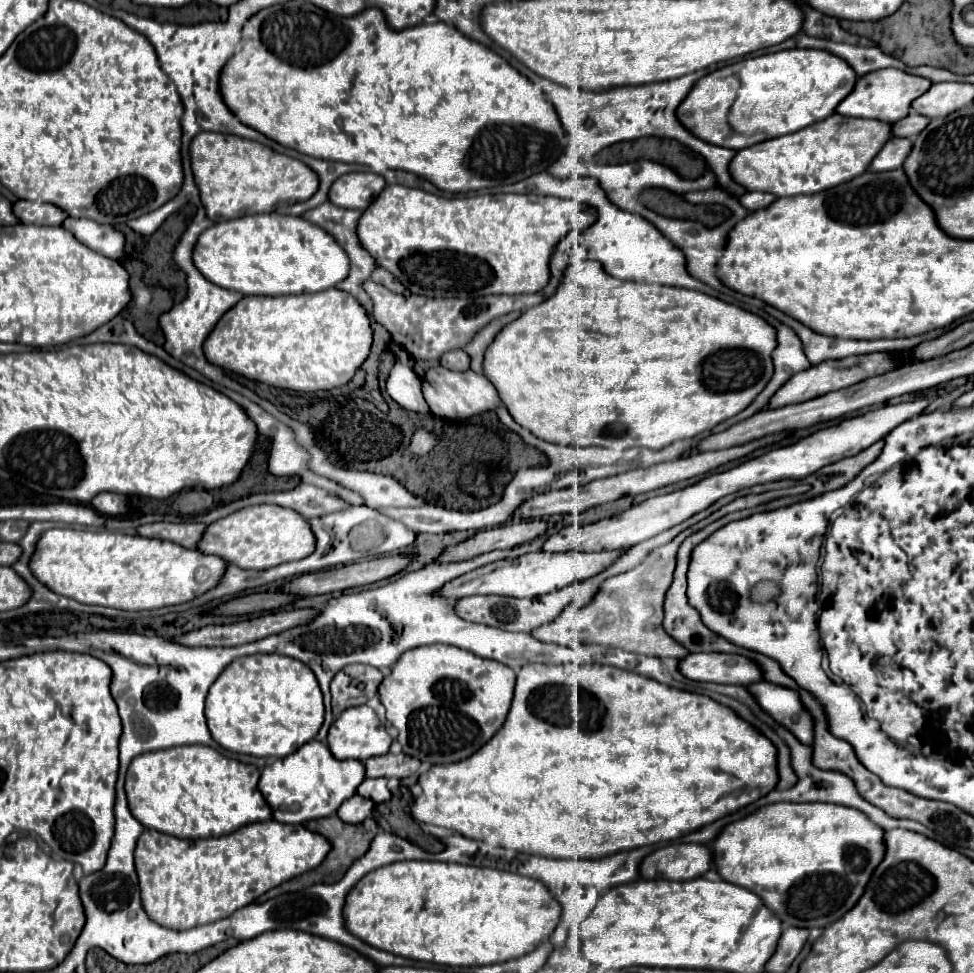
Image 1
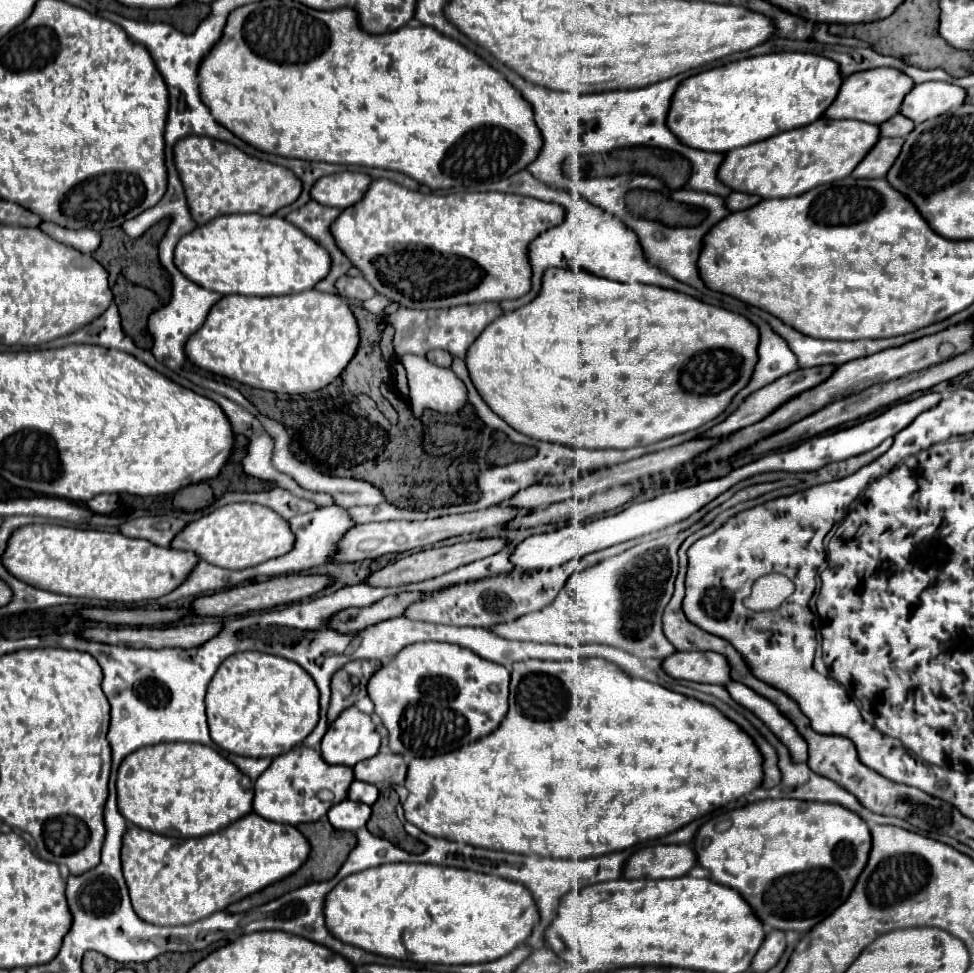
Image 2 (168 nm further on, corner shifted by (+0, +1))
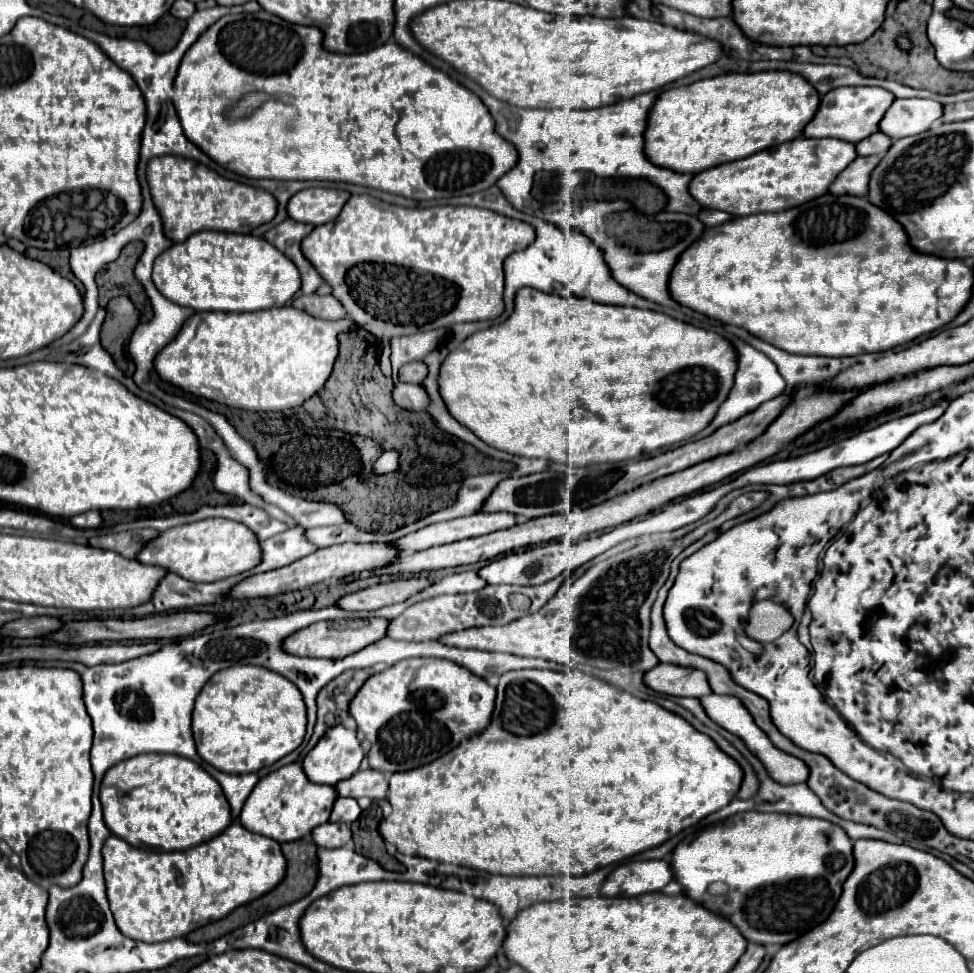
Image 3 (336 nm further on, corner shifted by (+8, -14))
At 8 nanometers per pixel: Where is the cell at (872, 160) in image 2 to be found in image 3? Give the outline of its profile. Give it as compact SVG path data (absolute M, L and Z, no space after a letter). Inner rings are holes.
M875 155L853 159L853 163L849 163L849 167L845 167L845 171L841 171L841 175L837 175L833 185L829 187L829 193L865 197L867 189L869 189L869 175L871 175L873 167L877 165L877 159L879 157L875 157Z

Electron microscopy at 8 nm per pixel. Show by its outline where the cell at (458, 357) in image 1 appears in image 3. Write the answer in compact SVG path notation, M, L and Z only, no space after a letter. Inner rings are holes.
M415 361L415 363L407 363L399 369L399 381L403 383L421 383L425 379L425 373L427 373L427 367L425 363L421 361Z

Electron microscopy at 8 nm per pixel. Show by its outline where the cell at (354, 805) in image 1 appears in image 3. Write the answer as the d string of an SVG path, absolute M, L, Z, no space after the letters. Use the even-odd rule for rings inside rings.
M323 823L321 827L315 827L311 831L311 837L315 841L317 847L325 847L325 849L337 849L343 847L351 841L351 831L349 825L345 823Z

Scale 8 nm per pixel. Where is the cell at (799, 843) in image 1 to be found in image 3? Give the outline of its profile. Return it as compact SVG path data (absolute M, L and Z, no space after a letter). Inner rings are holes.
M747 811L746 813L737 813L733 817L729 817L723 823L717 823L715 827L709 827L705 831L701 831L697 837L681 841L673 853L671 853L671 871L675 881L683 887L683 893L693 899L695 903L703 905L705 909L709 909L711 913L719 913L719 917L725 917L729 923L733 923L739 933L743 937L775 937L771 941L751 941L751 943L775 943L775 945L783 945L789 943L793 939L797 939L801 933L807 933L809 929L813 929L815 925L823 923L829 913L833 911L841 891L843 891L843 883L849 877L849 873L853 871L855 859L853 859L853 845L851 839L847 839L845 831L841 831L841 827L833 827L833 823L825 823L825 819L813 819L813 817L801 817L801 815L788 815L782 813L763 813L759 811ZM713 885L723 885L723 893L713 893Z

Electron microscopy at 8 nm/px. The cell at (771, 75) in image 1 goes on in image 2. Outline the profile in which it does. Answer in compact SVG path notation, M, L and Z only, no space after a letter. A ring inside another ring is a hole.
M775 52L765 56L753 56L737 62L729 62L719 68L705 70L681 82L671 100L669 110L669 130L691 148L701 148L709 152L729 152L733 148L749 146L753 142L767 140L779 132L807 126L819 120L825 110L833 104L843 76L839 64L809 52Z

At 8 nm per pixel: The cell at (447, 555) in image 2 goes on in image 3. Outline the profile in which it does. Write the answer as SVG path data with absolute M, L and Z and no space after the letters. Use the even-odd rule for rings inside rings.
M399 579L399 581L389 581L389 583L379 583L373 587L367 587L363 591L345 595L337 601L339 609L345 611L375 611L385 605L401 603L427 587L431 581L427 579Z

